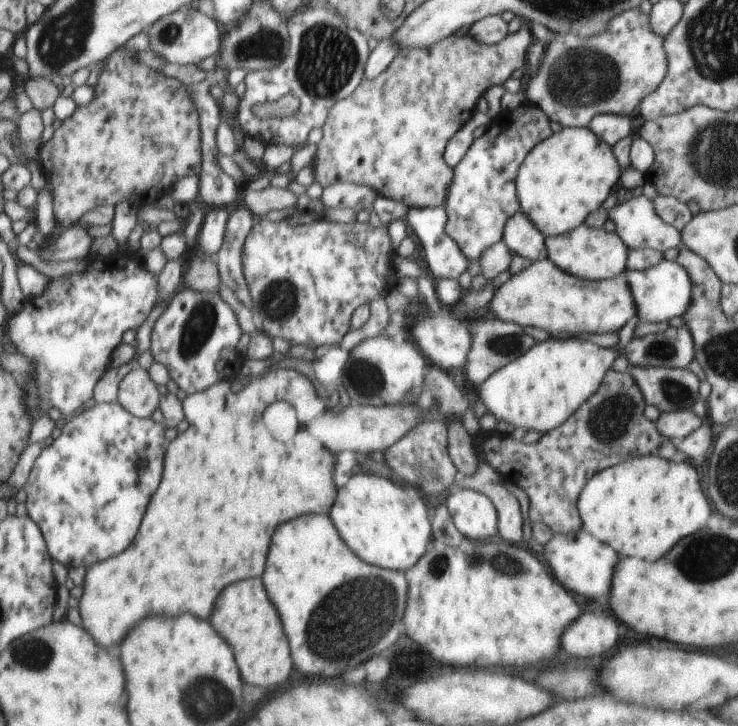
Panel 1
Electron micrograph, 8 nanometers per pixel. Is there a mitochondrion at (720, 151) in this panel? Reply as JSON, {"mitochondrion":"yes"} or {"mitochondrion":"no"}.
{"mitochondrion":"yes"}

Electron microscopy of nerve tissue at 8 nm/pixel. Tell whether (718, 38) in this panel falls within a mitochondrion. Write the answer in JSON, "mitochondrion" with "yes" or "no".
{"mitochondrion":"yes"}

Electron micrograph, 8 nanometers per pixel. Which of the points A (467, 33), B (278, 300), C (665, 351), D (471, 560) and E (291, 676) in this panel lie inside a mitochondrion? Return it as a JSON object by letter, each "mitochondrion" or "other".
{"A":"other","B":"mitochondrion","C":"mitochondrion","D":"mitochondrion","E":"other"}

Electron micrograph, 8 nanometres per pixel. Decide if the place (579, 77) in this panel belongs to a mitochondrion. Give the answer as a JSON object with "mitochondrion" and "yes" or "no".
{"mitochondrion":"yes"}

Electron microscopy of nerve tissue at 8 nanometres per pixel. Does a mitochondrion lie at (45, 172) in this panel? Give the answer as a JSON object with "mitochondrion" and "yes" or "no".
{"mitochondrion":"no"}

